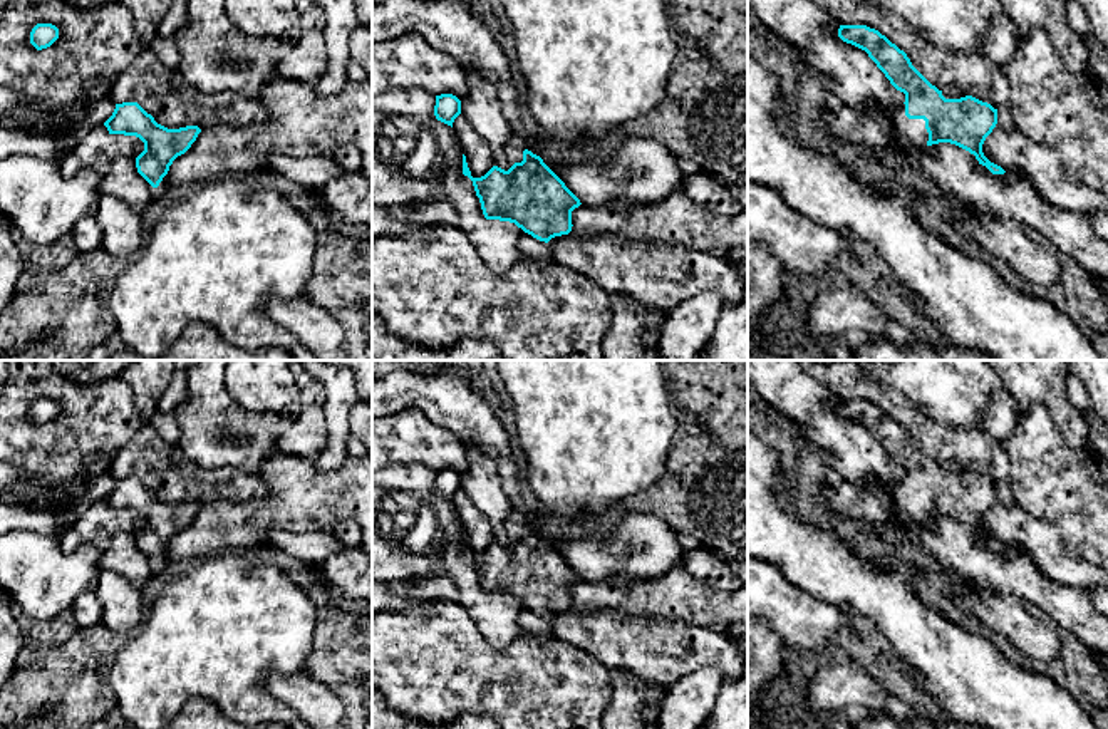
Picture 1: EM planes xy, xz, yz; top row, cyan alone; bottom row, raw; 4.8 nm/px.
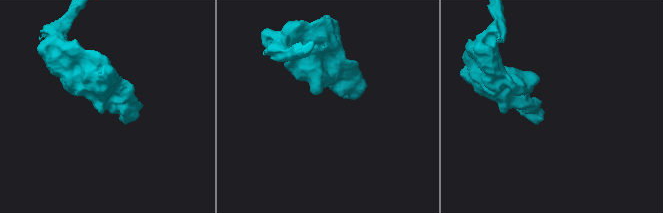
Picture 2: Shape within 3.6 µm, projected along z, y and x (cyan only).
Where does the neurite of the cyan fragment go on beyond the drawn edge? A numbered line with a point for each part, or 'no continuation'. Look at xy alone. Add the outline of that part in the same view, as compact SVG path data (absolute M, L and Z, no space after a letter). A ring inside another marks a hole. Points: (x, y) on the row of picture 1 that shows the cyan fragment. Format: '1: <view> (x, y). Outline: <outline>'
no continuation

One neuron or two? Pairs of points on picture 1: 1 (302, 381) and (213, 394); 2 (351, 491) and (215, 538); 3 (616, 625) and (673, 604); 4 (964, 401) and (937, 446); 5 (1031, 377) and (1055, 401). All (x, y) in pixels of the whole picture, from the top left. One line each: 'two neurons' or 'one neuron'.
1: one neuron
2: one neuron
3: two neurons
4: two neurons
5: one neuron

